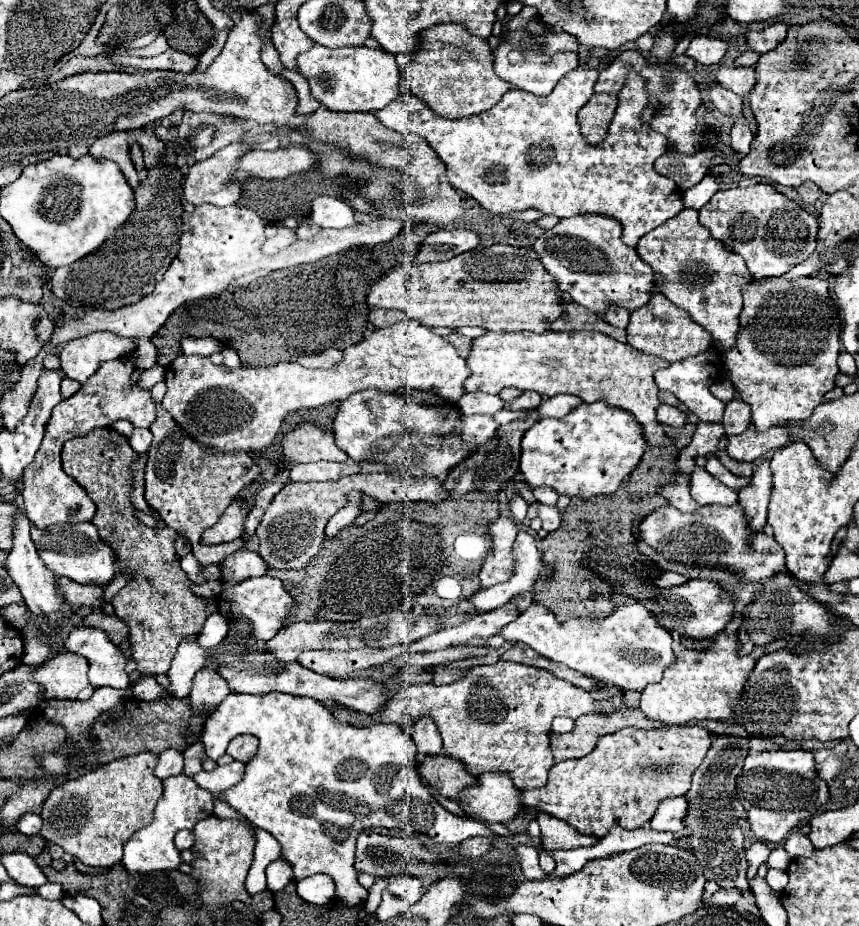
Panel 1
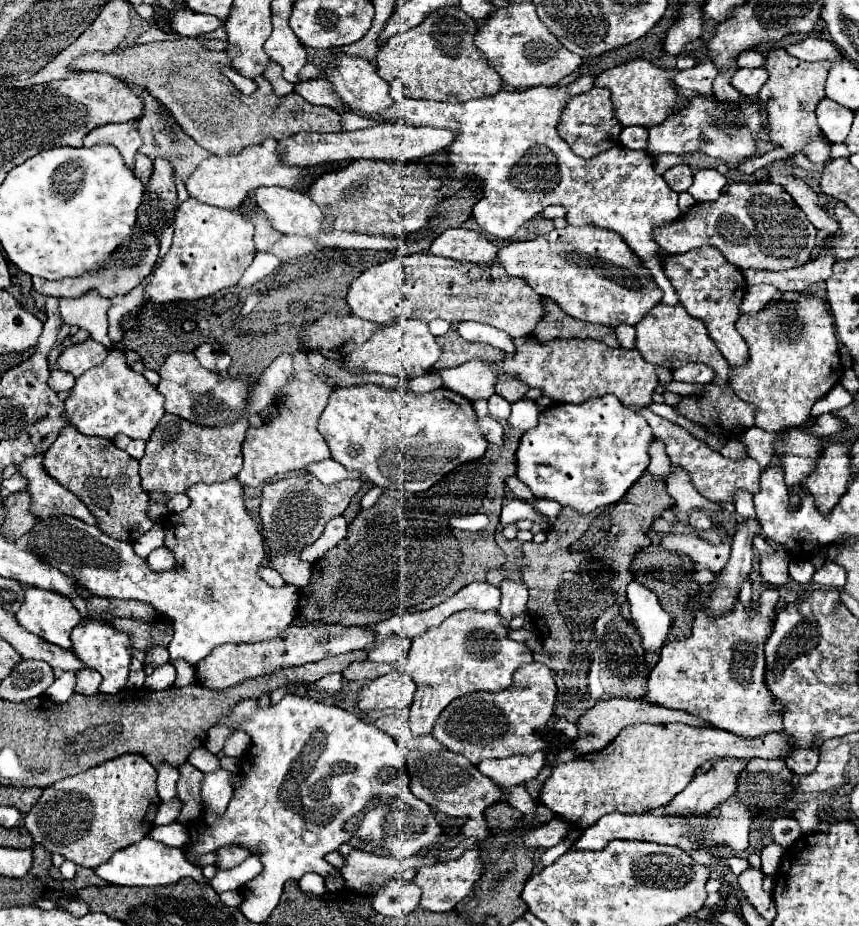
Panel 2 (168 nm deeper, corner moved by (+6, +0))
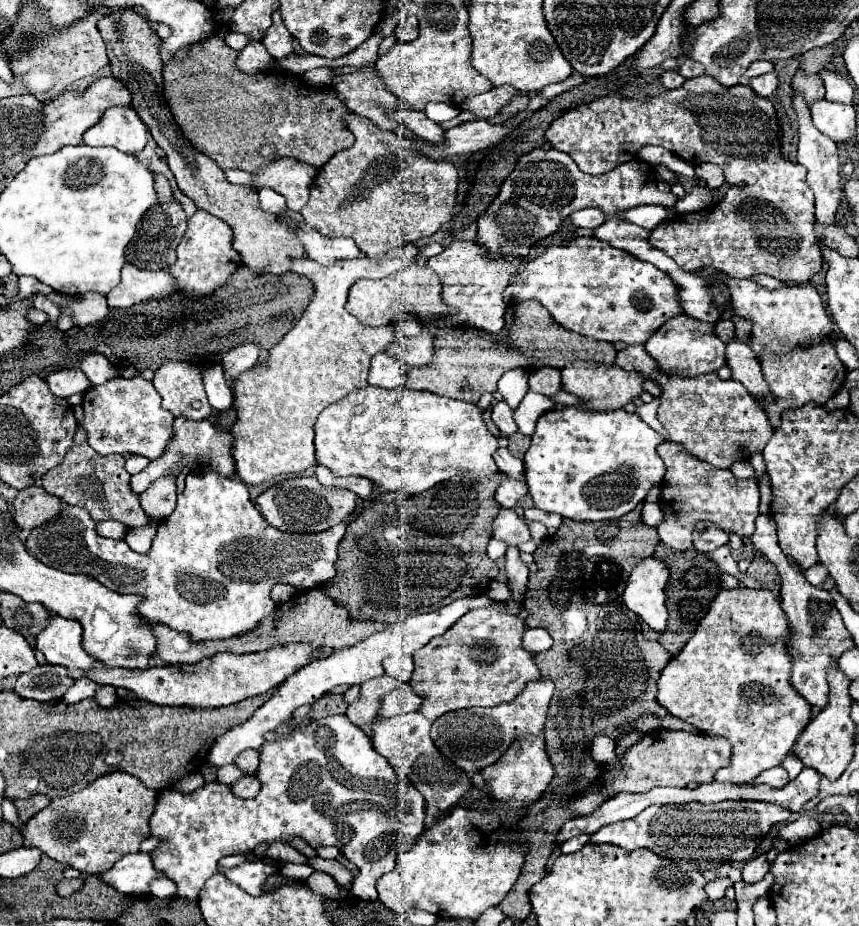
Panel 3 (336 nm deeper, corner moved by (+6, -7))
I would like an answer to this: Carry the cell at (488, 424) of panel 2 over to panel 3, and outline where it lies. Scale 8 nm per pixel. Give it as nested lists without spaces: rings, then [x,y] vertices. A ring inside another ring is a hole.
[[[498,449],[494,453],[494,461],[496,461],[498,469],[502,473],[506,473],[508,477],[512,477],[512,479],[524,479],[524,463],[522,463],[522,459],[512,457],[508,449]]]

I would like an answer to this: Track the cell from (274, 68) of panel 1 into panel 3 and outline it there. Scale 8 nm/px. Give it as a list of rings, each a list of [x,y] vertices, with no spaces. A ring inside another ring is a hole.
[[[278,159],[256,173],[258,189],[272,187],[286,197],[286,203],[292,211],[300,211],[310,195],[310,183],[316,175],[316,169],[306,163],[294,163],[292,159]]]

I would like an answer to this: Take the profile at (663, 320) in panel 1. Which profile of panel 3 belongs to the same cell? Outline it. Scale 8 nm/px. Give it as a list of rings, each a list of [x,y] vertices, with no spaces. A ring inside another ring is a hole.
[[[678,315],[674,319],[668,319],[666,325],[662,325],[648,341],[646,341],[646,351],[650,357],[656,359],[658,367],[666,373],[676,373],[684,377],[696,377],[702,373],[712,373],[718,371],[726,363],[726,343],[722,343],[714,335],[714,325],[706,321],[692,319],[688,315]]]

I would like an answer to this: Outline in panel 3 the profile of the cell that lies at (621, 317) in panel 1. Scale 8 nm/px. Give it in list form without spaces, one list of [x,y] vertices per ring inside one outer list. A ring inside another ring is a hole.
[[[628,345],[618,351],[616,367],[624,371],[636,371],[654,379],[660,387],[660,407],[658,421],[668,431],[668,441],[680,443],[690,455],[700,461],[706,461],[718,469],[730,469],[736,461],[750,459],[752,451],[762,451],[770,437],[774,435],[774,427],[768,421],[768,415],[754,397],[742,387],[742,383],[734,379],[720,379],[716,373],[682,377],[672,373],[662,373],[658,363],[646,353],[644,345]]]

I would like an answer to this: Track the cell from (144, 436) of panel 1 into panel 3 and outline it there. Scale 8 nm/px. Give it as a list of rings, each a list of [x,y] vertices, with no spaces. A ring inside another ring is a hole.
[[[130,455],[128,459],[126,459],[126,471],[130,473],[130,475],[136,475],[136,473],[140,473],[146,465],[148,465],[150,461],[146,459],[146,457],[140,457],[140,455]]]

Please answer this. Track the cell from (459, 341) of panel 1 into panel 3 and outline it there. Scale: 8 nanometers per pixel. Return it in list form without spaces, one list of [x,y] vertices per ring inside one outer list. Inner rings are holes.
[[[530,299],[508,305],[506,325],[498,333],[486,333],[472,327],[454,327],[452,331],[440,331],[434,335],[434,359],[426,367],[410,369],[404,385],[414,391],[430,391],[476,405],[482,393],[496,391],[500,377],[510,369],[522,367],[526,371],[534,371],[544,365],[562,369],[576,359],[612,365],[616,359],[616,349],[612,343],[582,337],[560,327],[542,303]]]

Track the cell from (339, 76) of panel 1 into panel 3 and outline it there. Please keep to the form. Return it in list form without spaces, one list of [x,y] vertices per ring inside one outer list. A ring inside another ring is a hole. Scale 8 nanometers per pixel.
[[[402,111],[402,113],[396,113],[396,117],[408,129],[412,129],[420,139],[430,141],[430,143],[442,143],[446,131],[438,123],[430,121],[424,111]]]

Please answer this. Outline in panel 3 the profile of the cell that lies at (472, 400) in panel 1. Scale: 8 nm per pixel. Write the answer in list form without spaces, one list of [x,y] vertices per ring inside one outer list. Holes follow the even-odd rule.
[[[498,401],[494,407],[492,407],[492,421],[496,423],[496,427],[500,429],[502,435],[514,435],[518,433],[518,425],[512,417],[512,409],[508,407],[506,401]]]

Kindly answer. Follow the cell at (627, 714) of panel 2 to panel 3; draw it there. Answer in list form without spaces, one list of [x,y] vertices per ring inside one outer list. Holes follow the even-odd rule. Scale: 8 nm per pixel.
[[[642,715],[642,719],[638,719],[636,723],[636,731],[642,731],[642,733],[650,733],[654,729],[658,729],[658,719],[654,715]]]

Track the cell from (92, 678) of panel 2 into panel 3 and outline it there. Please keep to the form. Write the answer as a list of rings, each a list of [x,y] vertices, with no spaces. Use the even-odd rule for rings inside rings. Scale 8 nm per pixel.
[[[102,685],[100,691],[98,691],[98,695],[96,695],[94,699],[96,699],[96,703],[102,705],[102,707],[112,707],[112,705],[118,701],[116,689],[110,687],[110,685]]]

